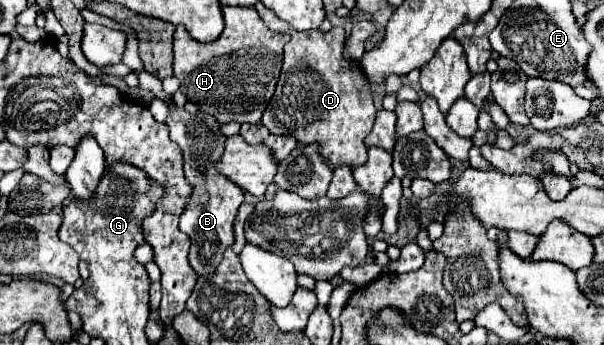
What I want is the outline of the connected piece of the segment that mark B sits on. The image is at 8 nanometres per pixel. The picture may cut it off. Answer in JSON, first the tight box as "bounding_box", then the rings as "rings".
{"bounding_box":[166,106,244,274],"rings":[[[172,106],[166,124],[170,128],[170,138],[184,152],[184,178],[194,188],[188,198],[188,206],[180,216],[180,230],[186,232],[192,240],[190,262],[196,274],[212,274],[218,268],[224,250],[234,244],[232,224],[240,204],[244,202],[244,190],[232,180],[228,180],[224,174],[220,174],[216,168],[216,162],[224,154],[226,136],[222,134],[220,124],[214,116],[204,112],[192,114],[184,108]]]}

